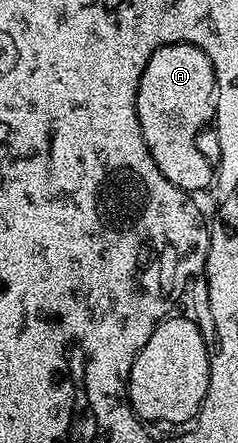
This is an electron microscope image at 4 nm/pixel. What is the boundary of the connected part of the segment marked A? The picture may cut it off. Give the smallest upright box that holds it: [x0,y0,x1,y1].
[136,45,216,195]

